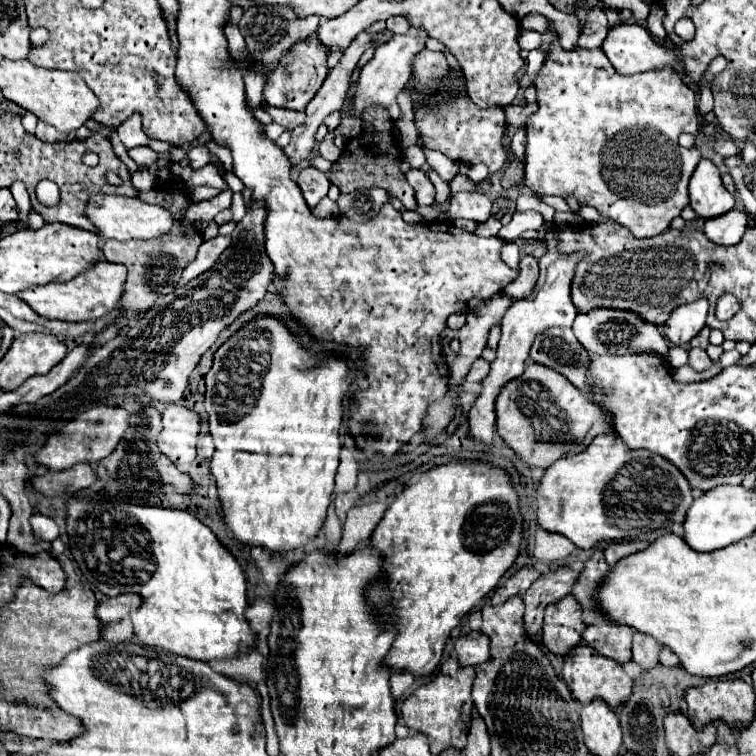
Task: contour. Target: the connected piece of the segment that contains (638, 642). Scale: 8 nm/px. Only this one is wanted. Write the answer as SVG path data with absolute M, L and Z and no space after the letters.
M635 631L633 635L633 657L635 663L639 663L643 669L651 669L659 663L659 643L641 631Z

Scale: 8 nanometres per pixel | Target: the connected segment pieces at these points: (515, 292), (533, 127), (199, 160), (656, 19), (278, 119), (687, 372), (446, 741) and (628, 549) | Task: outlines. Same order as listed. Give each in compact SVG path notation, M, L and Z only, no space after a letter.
M525 255L525 257L521 257L521 269L519 269L515 283L509 283L503 291L507 295L511 295L513 299L521 299L523 295L531 293L531 287L535 285L537 277L539 277L537 259L533 255Z
M555 37L553 43L549 45L543 69L535 81L537 87L537 103L539 109L537 113L533 113L527 119L527 151L525 151L525 185L529 189L533 189L535 195L543 197L543 195L557 195L557 197L575 197L581 205L591 205L595 207L601 215L613 219L615 223L623 225L625 229L629 229L635 237L655 237L661 235L675 217L679 217L681 209L685 205L689 205L689 195L687 195L687 185L689 179L701 159L701 153L697 147L681 147L679 145L679 135L681 133L689 133L689 135L697 135L699 133L699 109L697 109L697 93L683 83L683 79L677 75L675 69L665 67L663 71L647 71L647 73L635 73L635 75L619 75L615 71L615 67L611 67L605 51L601 47L595 49L583 49L583 47L575 47L571 51L563 49L559 39Z
M203 145L192 148L190 150L189 166L195 170L202 168L207 164L207 155L209 155L209 151Z
M657 3L651 5L651 13L649 13L649 19L647 19L647 29L651 31L651 35L655 35L655 39L665 39L665 27L663 27L663 17L665 17L665 11L663 7L659 7Z
M267 107L267 113L273 117L275 123L283 125L285 129L295 129L297 125L301 125L305 121L305 113L297 113L297 111L283 111L283 109L275 109L275 107Z
M713 363L711 369L707 369L705 373L697 373L693 371L689 365L683 365L683 367L677 367L677 369L671 369L671 377L673 381L699 381L699 379L709 379L711 375L717 375L721 371L721 367L717 363Z
M447 659L439 667L439 673L431 683L421 685L413 695L405 699L401 707L401 715L407 727L413 727L429 737L433 755L439 755L445 747L455 747L455 749L465 747L469 721L473 713L473 699L471 699L473 679L475 679L473 667L461 667L455 659Z
M635 541L635 543L613 543L609 545L603 553L605 553L605 561L609 567L613 567L617 561L621 561L623 557L627 555L633 555L637 551L643 551L647 547L647 543L641 543L641 541Z

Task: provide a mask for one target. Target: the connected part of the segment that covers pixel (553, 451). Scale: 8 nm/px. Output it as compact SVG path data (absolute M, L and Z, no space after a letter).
M541 363L527 365L521 377L503 385L495 401L495 413L497 433L529 467L547 469L561 457L581 453L595 437L591 429L597 425L599 435L609 433L607 421L601 417L599 407L591 403L577 387L573 387L563 375L551 367L543 367Z

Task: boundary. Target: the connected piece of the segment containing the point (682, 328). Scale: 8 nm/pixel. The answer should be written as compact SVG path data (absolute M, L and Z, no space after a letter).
M707 299L677 307L665 321L663 331L673 345L687 345L703 327L707 319Z

